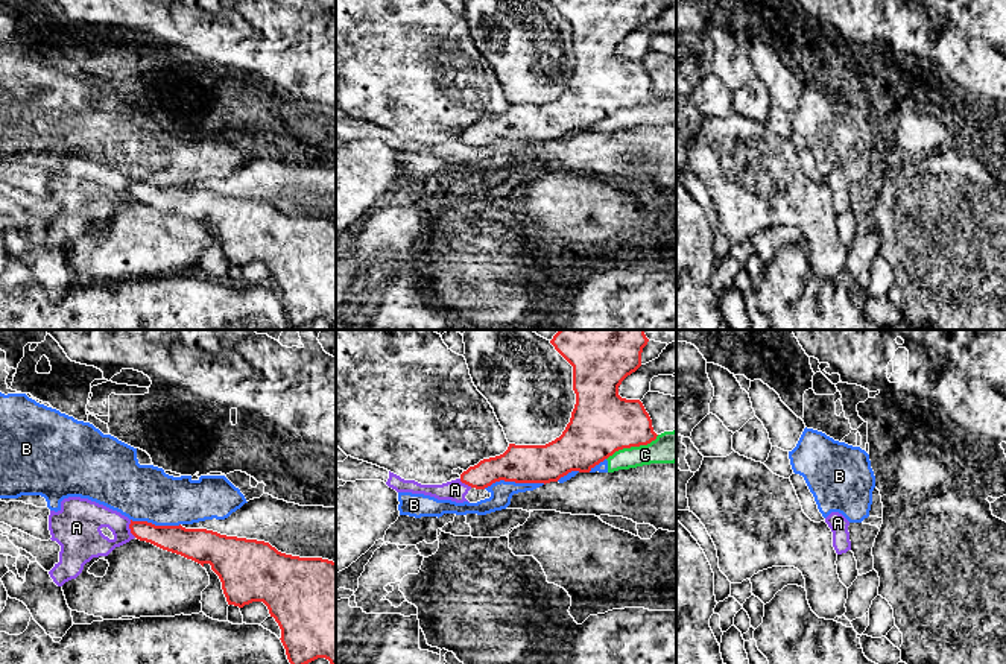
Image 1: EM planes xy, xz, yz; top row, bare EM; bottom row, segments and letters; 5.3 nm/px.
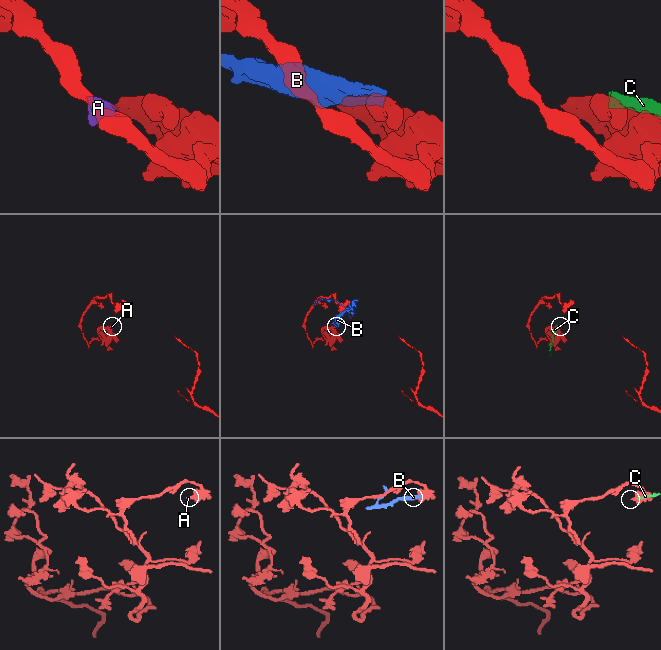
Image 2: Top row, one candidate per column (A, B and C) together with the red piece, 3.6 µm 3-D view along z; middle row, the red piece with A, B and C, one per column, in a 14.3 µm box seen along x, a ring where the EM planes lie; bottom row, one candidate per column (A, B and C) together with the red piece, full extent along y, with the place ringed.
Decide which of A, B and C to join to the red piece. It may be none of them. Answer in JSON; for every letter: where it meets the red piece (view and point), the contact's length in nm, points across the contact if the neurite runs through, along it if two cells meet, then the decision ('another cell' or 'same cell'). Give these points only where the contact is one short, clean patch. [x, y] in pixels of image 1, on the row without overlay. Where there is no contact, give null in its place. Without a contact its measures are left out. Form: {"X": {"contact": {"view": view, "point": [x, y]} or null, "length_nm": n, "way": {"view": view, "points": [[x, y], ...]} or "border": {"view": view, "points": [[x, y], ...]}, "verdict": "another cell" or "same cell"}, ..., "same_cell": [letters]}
{"A": {"contact": {"view": "xy", "point": [129, 187]}, "length_nm": 100, "border": {"view": "xy", "points": [[129, 180], [129, 190], [136, 196]]}, "verdict": "another cell"}, "B": {"contact": {"view": "xz", "point": [514, 140]}, "length_nm": 320, "verdict": "another cell"}, "C": {"contact": {"view": "xz", "point": [632, 105]}, "length_nm": 300, "verdict": "another cell"}, "same_cell": []}

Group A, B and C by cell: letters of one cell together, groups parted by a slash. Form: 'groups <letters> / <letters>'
groups A / B C

